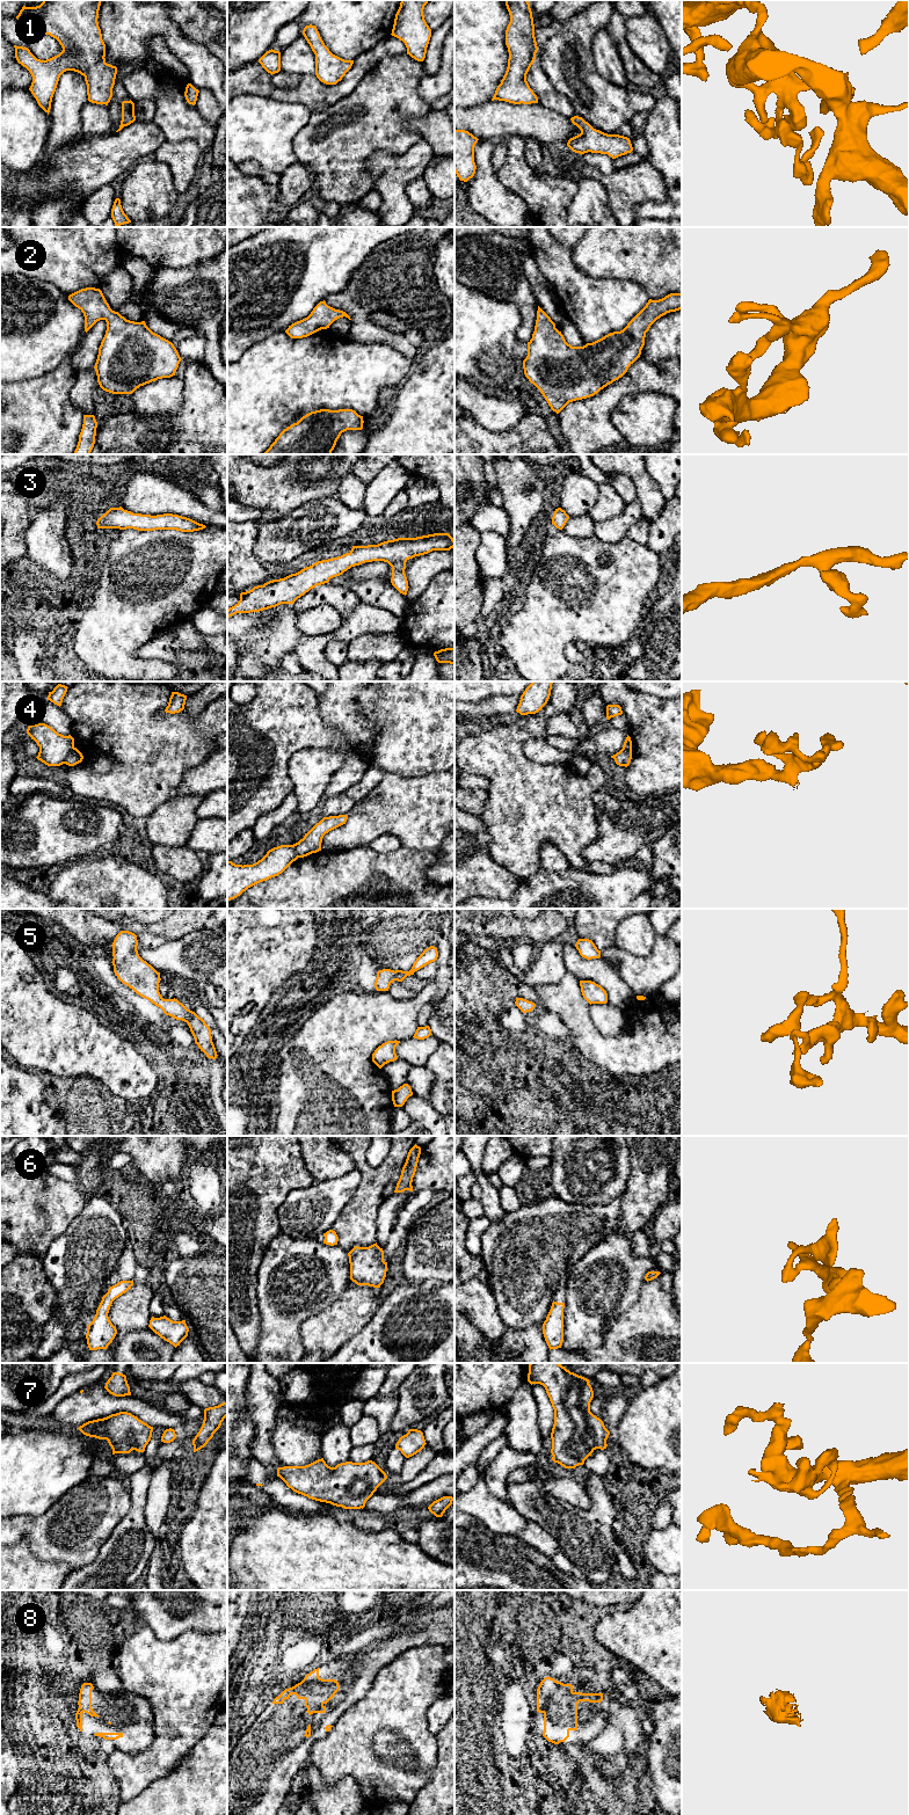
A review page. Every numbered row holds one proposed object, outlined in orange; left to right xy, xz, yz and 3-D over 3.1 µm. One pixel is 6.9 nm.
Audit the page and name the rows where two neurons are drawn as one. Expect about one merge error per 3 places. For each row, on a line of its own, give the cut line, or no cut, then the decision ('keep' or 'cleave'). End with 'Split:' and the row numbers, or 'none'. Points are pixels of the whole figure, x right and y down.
1: cut none; keep
2: cut none; keep
3: cut none; keep
4: cut xy (73, 746), (63, 763); cleave
5: cut none; keep
6: cut none; keep
7: cut none; keep
8: cut none; keep
Split: 4

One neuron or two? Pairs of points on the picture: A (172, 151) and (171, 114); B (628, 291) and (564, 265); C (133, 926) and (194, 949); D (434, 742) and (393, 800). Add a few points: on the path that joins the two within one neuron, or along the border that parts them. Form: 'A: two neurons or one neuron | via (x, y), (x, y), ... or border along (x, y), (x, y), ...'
A: two neurons | border along (166, 140), (193, 140), (198, 147)
B: one neuron | via (612, 291), (589, 291), (580, 282)
C: two neurons | border along (205, 925), (181, 938)
D: two neurons | border along (436, 771), (413, 775), (385, 773)

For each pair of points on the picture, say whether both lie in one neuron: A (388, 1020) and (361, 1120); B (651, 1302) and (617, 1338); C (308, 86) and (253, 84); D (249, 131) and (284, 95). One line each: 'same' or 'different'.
A: same
B: same
C: same
D: different

